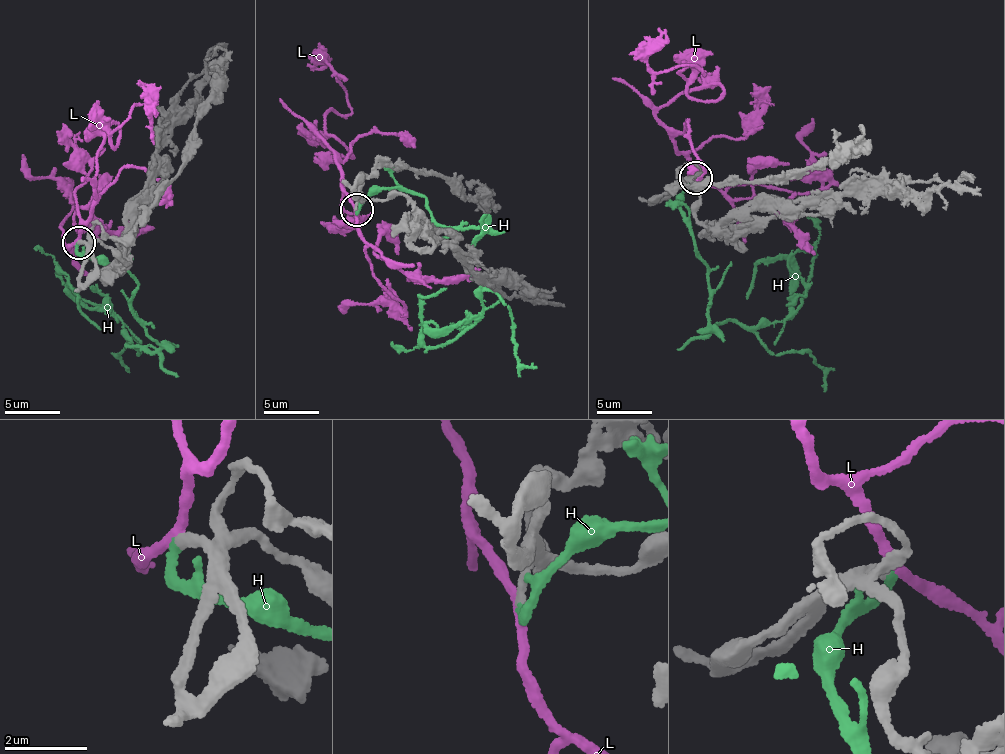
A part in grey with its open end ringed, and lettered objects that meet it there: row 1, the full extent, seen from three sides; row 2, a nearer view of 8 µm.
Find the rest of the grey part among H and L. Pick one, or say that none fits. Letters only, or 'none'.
H

